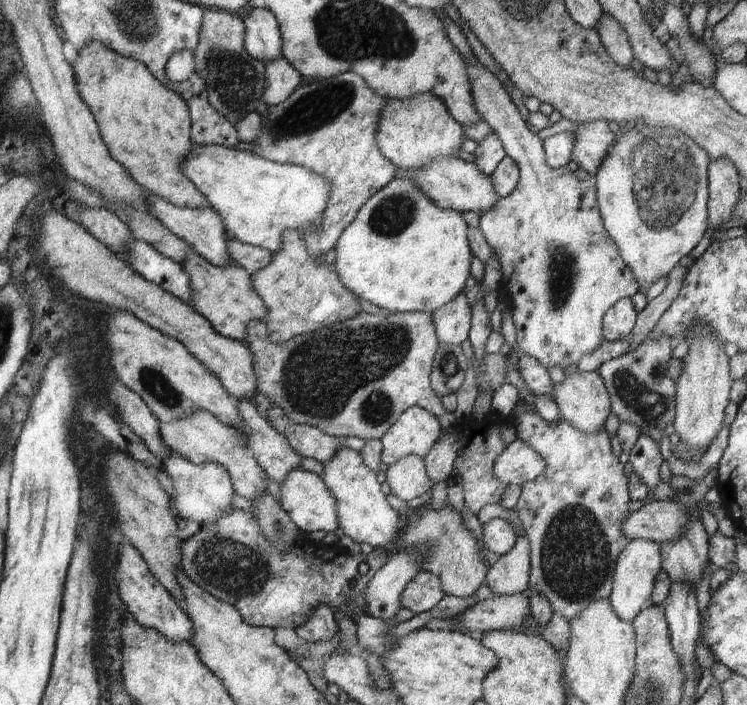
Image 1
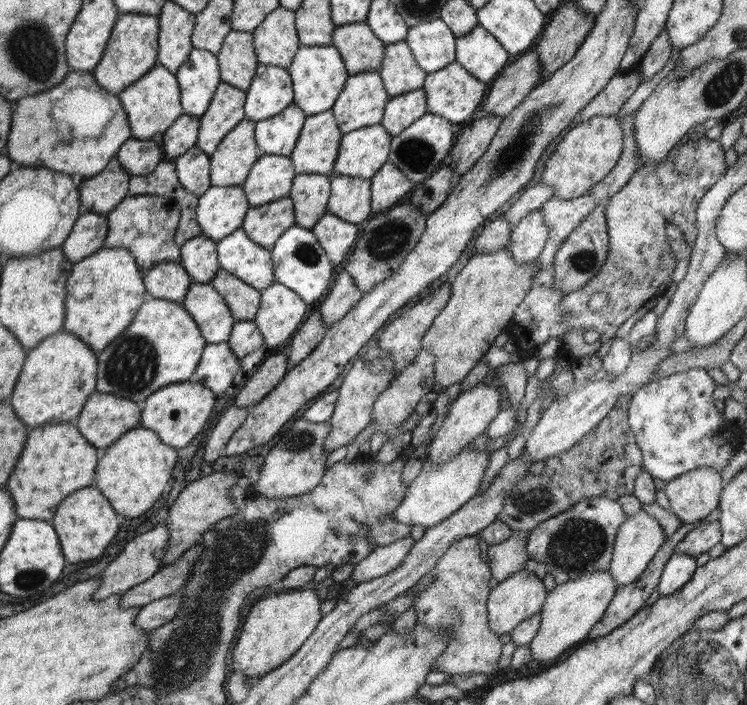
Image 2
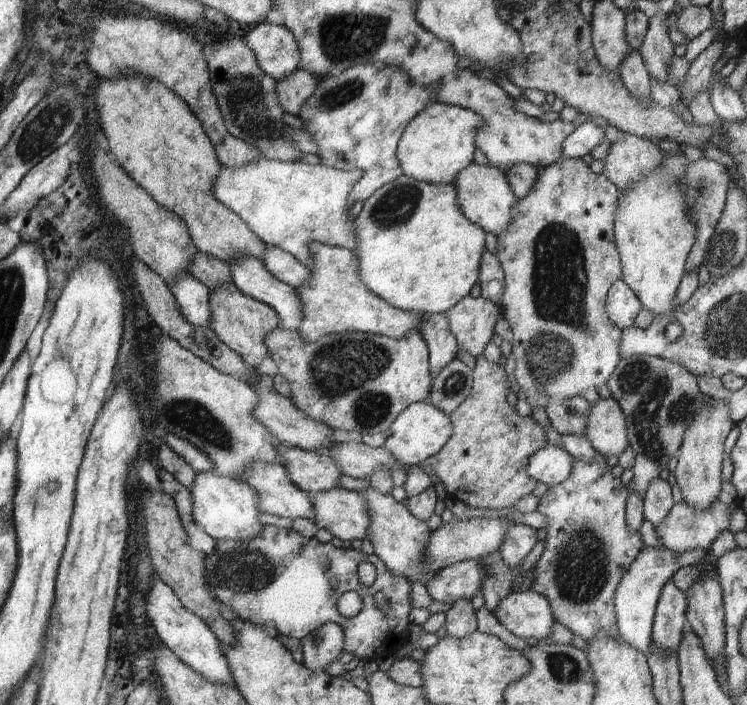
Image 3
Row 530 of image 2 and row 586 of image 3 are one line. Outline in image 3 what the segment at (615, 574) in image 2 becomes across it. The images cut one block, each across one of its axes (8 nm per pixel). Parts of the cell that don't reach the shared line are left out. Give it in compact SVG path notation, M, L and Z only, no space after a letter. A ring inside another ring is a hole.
M651 547L642 548L638 558L630 566L630 570L624 574L614 596L617 628L620 637L628 646L638 650L640 654L647 656L650 654L654 647L652 624L654 624L655 610L660 599L662 586L671 580L680 568L698 565L706 559L707 552L701 548L675 554L672 554L665 547L660 548L660 550Z

